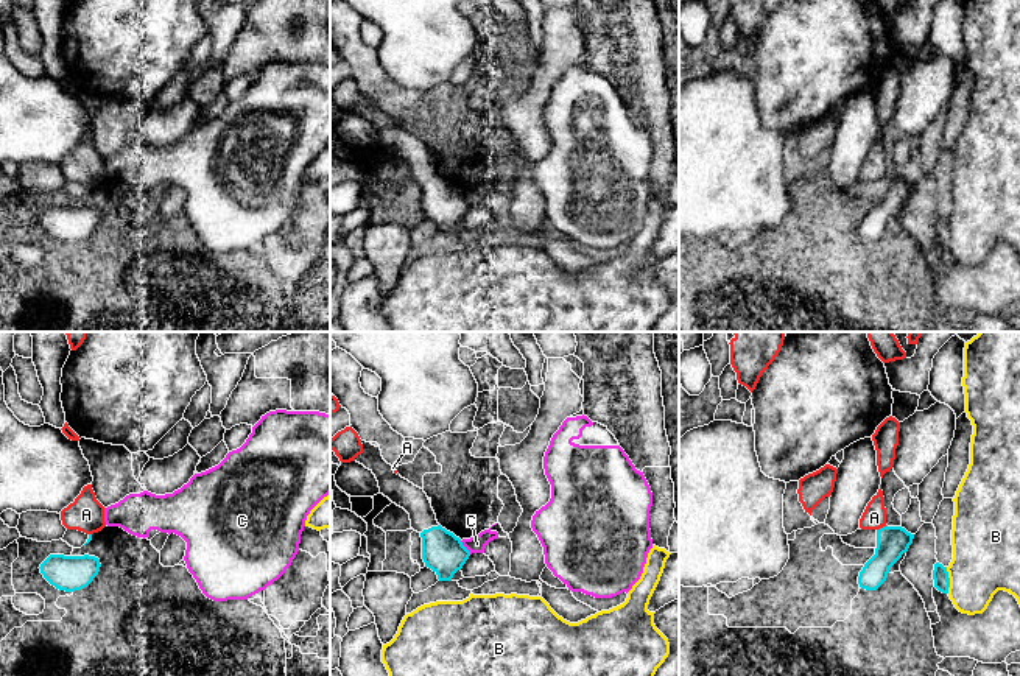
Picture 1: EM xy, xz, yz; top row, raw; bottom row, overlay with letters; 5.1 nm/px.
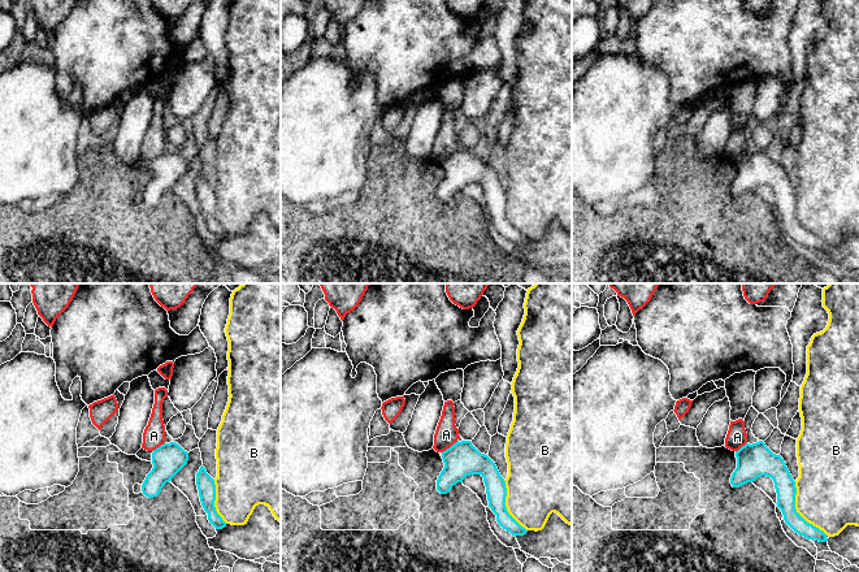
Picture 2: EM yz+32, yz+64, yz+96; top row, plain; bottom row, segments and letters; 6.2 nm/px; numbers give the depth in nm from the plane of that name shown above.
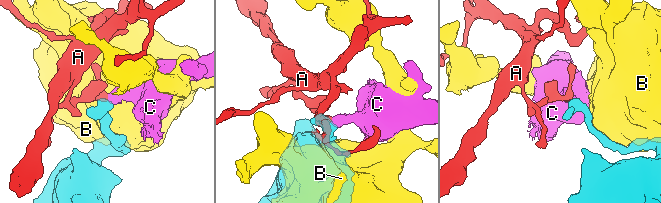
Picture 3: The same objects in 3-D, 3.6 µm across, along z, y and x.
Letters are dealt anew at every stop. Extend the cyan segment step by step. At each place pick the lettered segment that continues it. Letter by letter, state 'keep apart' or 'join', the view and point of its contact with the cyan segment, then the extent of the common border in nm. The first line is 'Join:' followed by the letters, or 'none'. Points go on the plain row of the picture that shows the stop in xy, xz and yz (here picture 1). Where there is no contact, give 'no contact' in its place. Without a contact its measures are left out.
Join: none
A: keep apart | yz (883, 178) | 60 nm
B: keep apart | yz (949, 231) | 140 nm
C: keep apart | xz (464, 198) | 90 nm

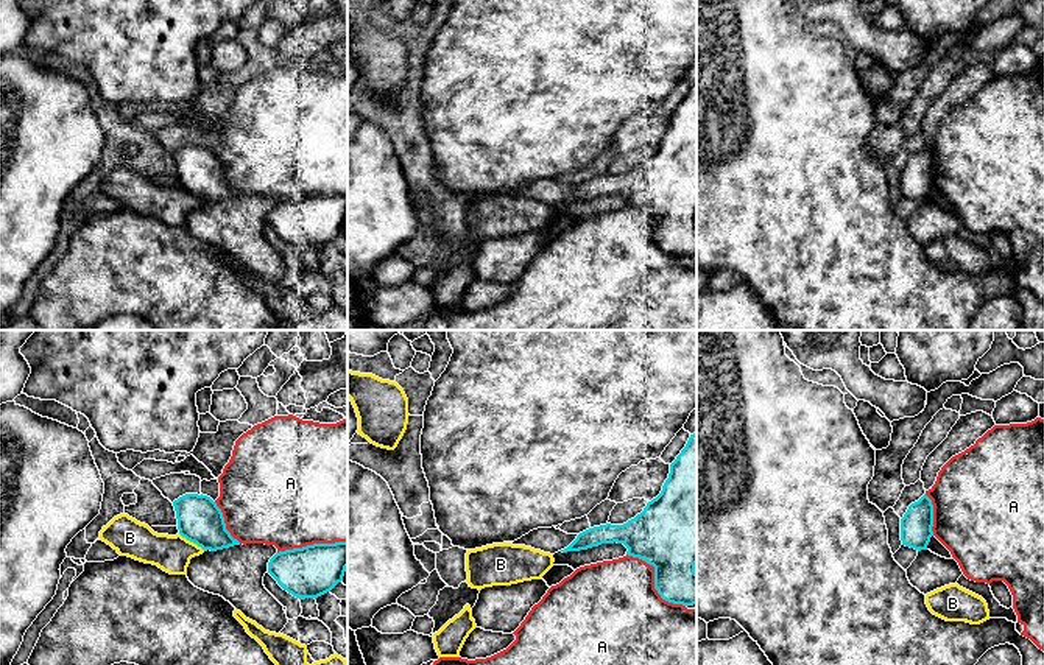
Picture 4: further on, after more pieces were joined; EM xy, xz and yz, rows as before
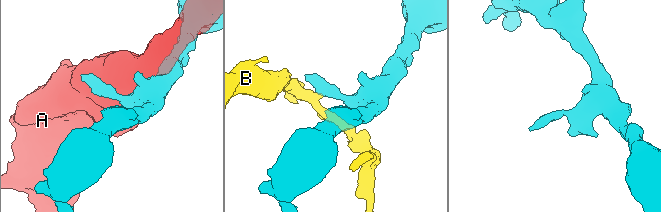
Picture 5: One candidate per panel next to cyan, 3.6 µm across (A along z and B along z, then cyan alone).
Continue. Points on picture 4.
Join: none
A: keep apart | xz (655, 232) | 400 nm
B: keep apart | xy (192, 192) | 160 nm

